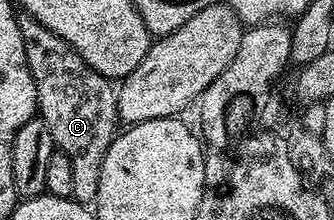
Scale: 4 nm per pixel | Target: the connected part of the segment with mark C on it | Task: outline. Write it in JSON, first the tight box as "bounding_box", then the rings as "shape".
{"bounding_box":[17,16,119,204],"shape":[[[21,16],[17,23],[27,52],[27,68],[31,68],[31,80],[35,80],[37,114],[47,124],[54,147],[71,160],[72,199],[82,204],[96,203],[103,156],[107,156],[107,148],[119,133],[114,83],[95,72],[67,40],[55,36],[51,28],[43,28],[39,20]]]}

